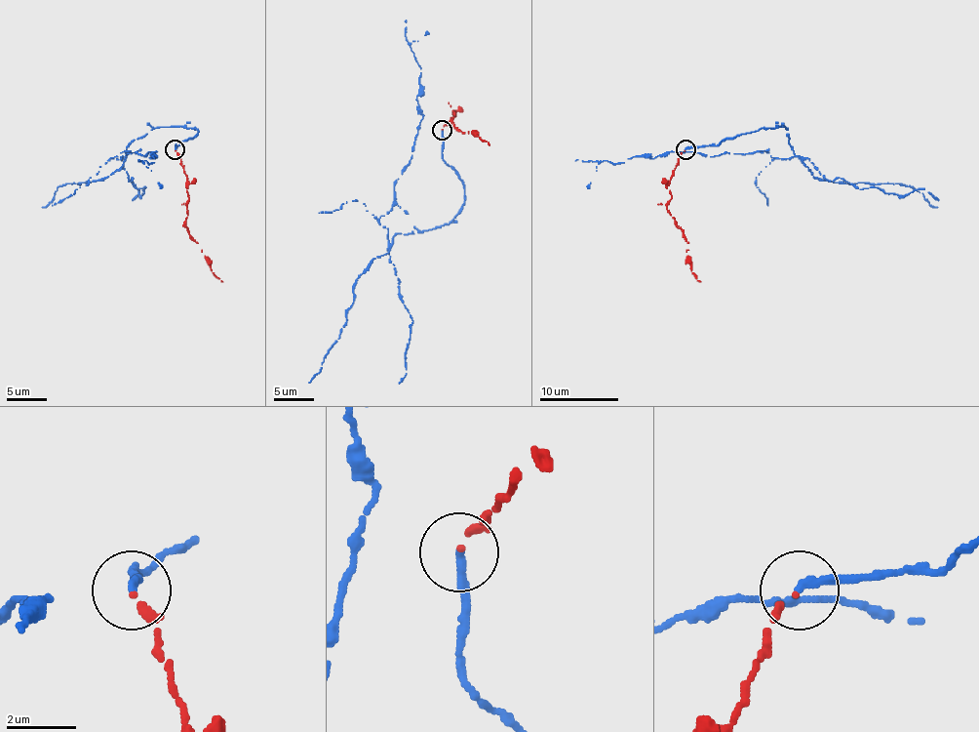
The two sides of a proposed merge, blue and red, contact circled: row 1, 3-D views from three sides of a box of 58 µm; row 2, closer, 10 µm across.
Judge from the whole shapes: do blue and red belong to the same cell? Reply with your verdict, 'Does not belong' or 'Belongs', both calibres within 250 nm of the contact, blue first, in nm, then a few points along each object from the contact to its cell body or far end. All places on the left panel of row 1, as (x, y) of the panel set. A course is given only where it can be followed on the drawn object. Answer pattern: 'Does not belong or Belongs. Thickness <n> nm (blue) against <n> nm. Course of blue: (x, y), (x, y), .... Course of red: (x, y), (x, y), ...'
Does not belong. Thickness 280 nm (blue) against 180 nm. Course of blue: (175, 150), (196, 128), (156, 126), (113, 158), (156, 152), (154, 162), (142, 162), (160, 187). Course of red: (175, 150), (186, 176), (188, 233), (198, 243), (210, 269), (221, 281)

